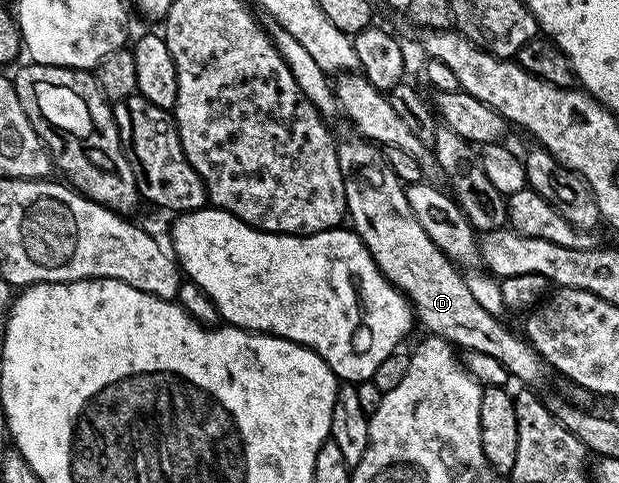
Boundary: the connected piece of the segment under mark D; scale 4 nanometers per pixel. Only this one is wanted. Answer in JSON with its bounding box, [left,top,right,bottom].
[335,135,549,387]

